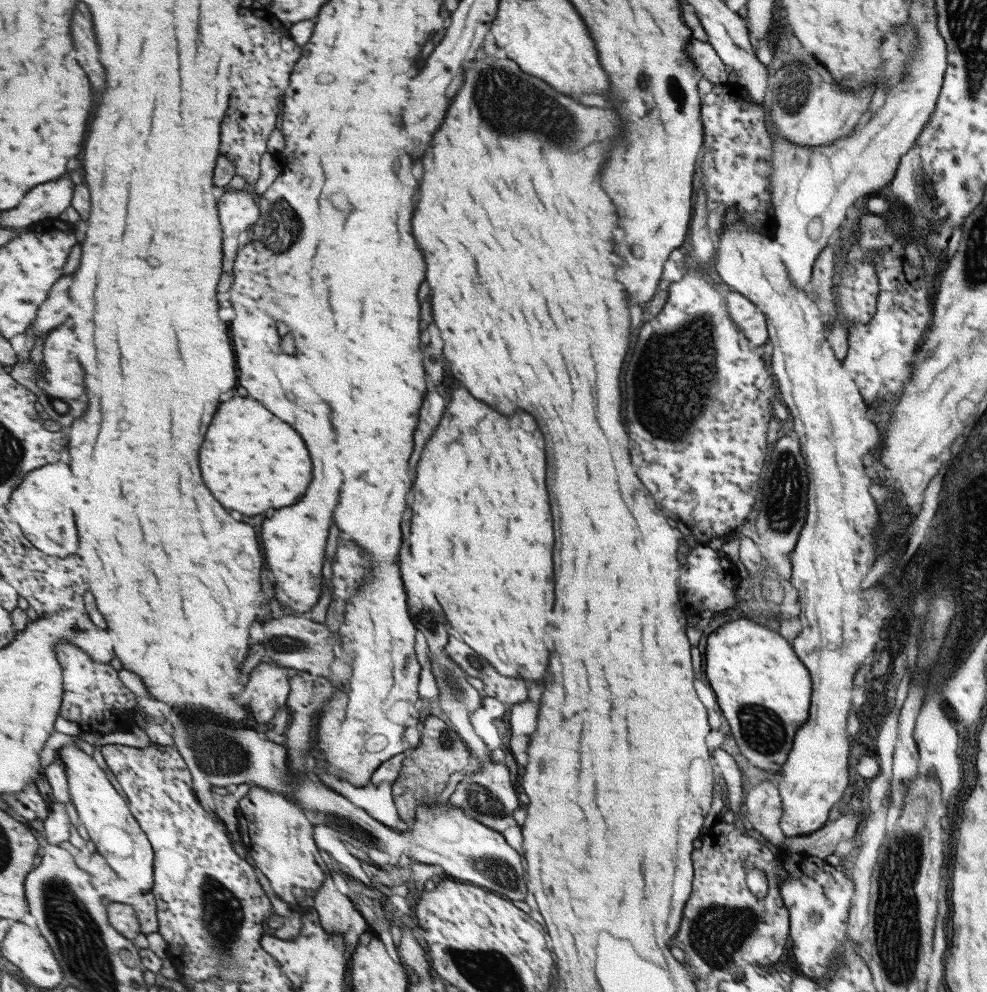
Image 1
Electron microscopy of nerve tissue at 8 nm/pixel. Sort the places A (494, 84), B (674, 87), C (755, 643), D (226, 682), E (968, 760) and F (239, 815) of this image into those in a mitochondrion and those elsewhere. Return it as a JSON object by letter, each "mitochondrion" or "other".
{"A":"mitochondrion","B":"mitochondrion","C":"other","D":"other","E":"other","F":"other"}

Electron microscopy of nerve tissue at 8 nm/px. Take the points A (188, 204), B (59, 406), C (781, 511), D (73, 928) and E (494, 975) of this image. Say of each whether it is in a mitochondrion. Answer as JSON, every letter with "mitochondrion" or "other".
{"A":"other","B":"mitochondrion","C":"mitochondrion","D":"mitochondrion","E":"mitochondrion"}

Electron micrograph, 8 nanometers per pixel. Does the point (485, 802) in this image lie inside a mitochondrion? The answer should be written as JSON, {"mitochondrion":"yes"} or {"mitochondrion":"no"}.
{"mitochondrion":"yes"}

